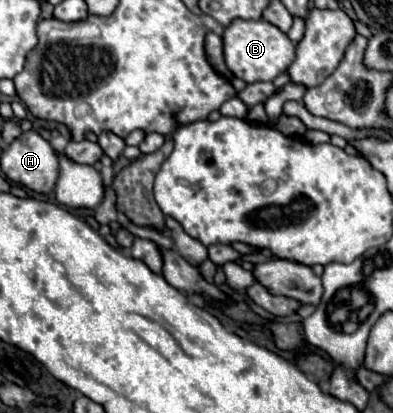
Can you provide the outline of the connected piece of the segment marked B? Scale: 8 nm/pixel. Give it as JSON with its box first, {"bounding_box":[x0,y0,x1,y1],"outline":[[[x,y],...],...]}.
{"bounding_box":[222,20,294,84],"outline":[[[232,20],[222,34],[224,42],[224,60],[234,76],[252,84],[252,82],[272,82],[282,74],[294,60],[294,44],[288,36],[266,20]]]}

